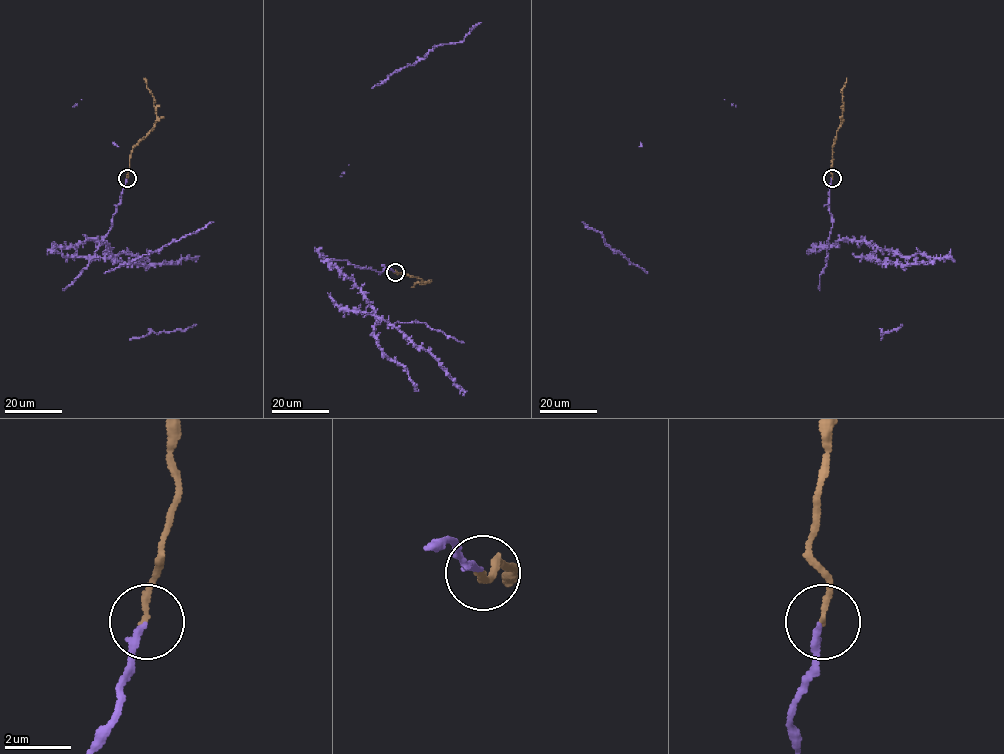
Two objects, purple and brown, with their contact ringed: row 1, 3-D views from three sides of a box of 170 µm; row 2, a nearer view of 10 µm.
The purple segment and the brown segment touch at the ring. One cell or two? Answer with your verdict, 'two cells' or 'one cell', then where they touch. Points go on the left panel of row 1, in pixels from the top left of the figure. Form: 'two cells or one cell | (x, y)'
one cell | (127, 178)

